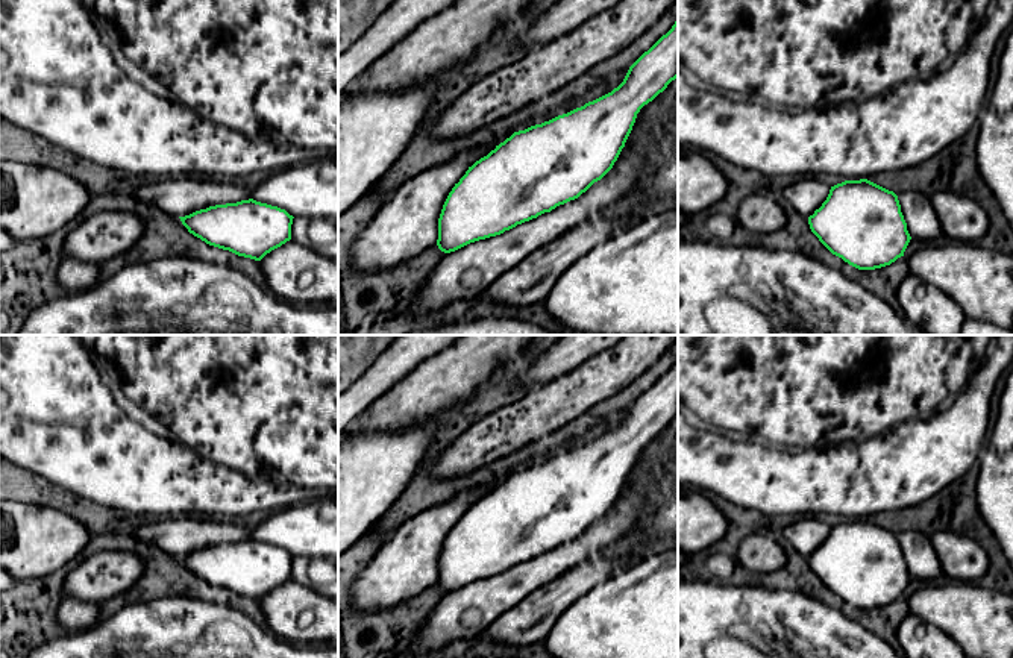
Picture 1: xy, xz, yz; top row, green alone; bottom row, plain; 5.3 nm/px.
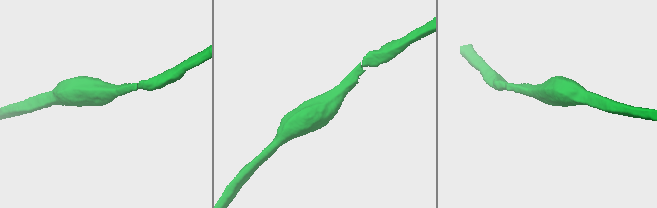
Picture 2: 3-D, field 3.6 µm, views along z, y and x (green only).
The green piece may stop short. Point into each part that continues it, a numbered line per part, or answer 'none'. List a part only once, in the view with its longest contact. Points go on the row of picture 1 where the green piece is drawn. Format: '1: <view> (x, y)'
none

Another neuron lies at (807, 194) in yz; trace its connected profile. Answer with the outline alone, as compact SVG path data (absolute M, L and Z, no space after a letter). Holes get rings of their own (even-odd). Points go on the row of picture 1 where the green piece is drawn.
M810 176L787 185L778 197L808 218L826 200L830 190L831 186L825 180Z

